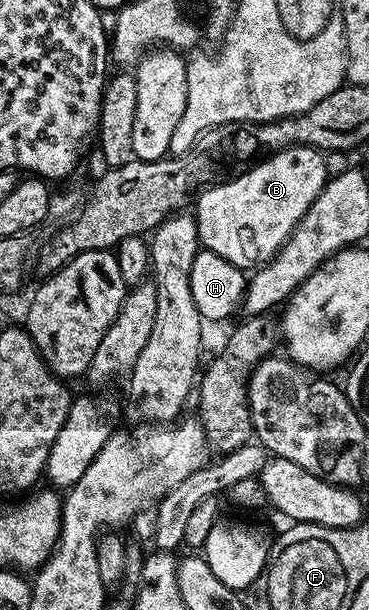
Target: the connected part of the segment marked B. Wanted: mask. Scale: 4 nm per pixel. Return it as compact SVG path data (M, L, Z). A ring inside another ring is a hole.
M287 147L236 179L208 186L193 207L200 244L217 257L225 257L234 267L255 269L270 263L328 183L323 159L324 152L314 147Z

